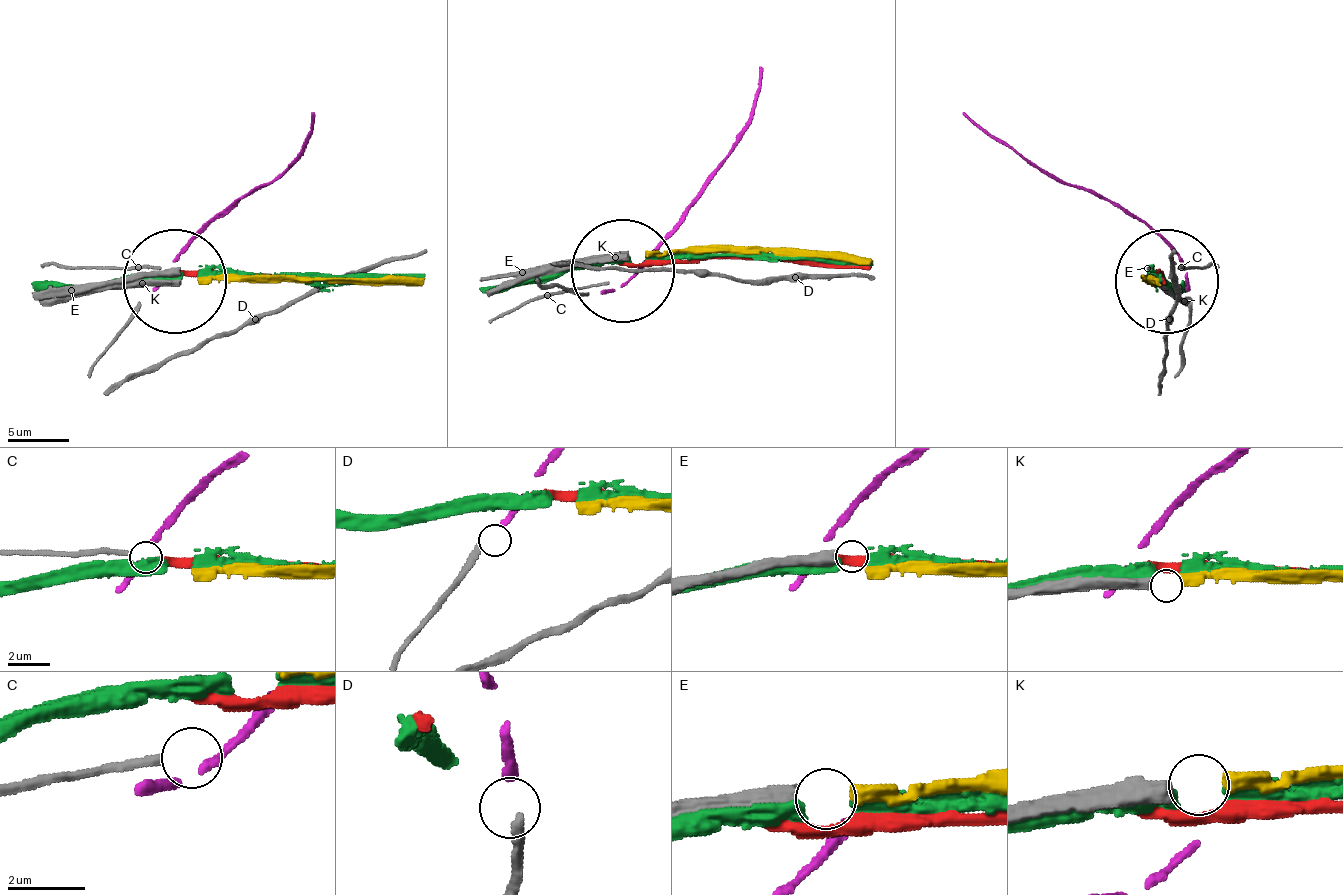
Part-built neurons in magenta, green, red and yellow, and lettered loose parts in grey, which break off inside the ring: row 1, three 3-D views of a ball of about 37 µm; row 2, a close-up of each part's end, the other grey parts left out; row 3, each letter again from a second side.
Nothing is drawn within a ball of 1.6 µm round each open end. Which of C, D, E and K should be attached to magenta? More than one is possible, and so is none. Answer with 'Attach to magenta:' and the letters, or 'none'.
Attach to magenta: D

